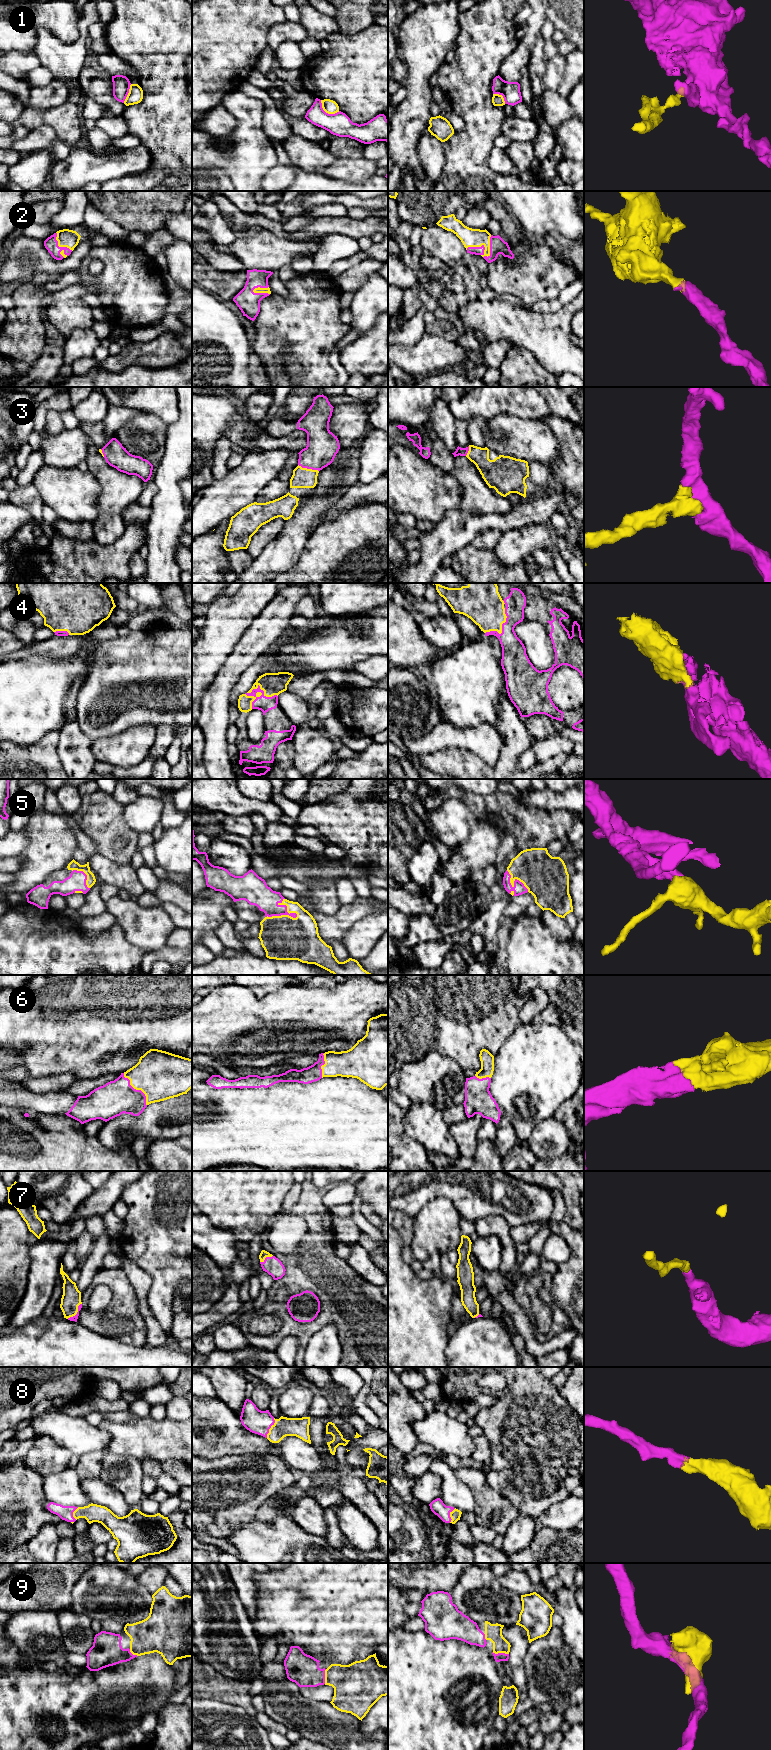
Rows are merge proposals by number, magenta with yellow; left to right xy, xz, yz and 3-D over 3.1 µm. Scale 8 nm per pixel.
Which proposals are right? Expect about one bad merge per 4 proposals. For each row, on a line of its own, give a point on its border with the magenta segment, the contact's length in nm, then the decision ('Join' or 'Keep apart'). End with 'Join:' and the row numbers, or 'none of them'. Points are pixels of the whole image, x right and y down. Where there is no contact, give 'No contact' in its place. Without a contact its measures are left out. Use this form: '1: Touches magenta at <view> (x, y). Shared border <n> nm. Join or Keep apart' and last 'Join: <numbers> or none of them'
1: Touches magenta at xz (327, 113). Shared border 180 nm. Keep apart
2: Touches magenta at yz (483, 253). Shared border 240 nm. Join
3: Touches magenta at xz (308, 468). Shared border 180 nm. Join
4: Touches magenta at xz (261, 695). Shared border 260 nm. Join
5: Touches magenta at xz (281, 914). Shared border 260 nm. Join
6: Touches magenta at xy (137, 1090). Shared border 320 nm. Join
7: Touches magenta at xy (77, 1313). Shared border 170 nm. Join
8: Touches magenta at xz (270, 1427). Shared border 170 nm. Join
9: Touches magenta at yz (500, 1653). Shared border 140 nm. Join
Join: 2, 3, 4, 5, 6, 7, 8, 9

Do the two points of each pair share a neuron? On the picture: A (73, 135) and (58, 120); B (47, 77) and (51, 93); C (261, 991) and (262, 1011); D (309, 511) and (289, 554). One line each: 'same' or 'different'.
A: same
B: different
C: different
D: same

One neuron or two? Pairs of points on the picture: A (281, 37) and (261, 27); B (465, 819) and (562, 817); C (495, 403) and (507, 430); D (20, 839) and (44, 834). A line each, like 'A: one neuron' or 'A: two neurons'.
A: two neurons
B: two neurons
C: two neurons
D: two neurons

